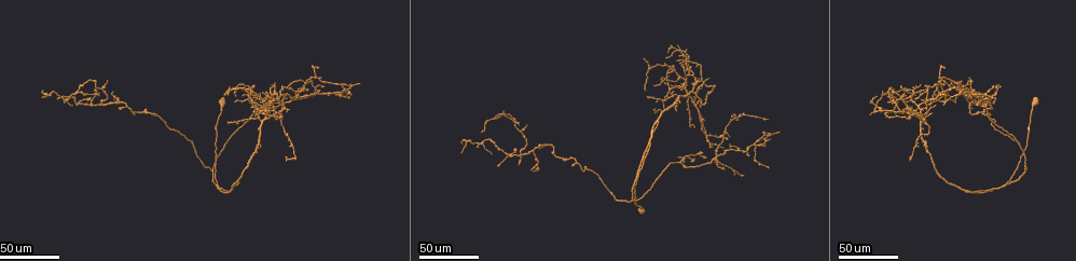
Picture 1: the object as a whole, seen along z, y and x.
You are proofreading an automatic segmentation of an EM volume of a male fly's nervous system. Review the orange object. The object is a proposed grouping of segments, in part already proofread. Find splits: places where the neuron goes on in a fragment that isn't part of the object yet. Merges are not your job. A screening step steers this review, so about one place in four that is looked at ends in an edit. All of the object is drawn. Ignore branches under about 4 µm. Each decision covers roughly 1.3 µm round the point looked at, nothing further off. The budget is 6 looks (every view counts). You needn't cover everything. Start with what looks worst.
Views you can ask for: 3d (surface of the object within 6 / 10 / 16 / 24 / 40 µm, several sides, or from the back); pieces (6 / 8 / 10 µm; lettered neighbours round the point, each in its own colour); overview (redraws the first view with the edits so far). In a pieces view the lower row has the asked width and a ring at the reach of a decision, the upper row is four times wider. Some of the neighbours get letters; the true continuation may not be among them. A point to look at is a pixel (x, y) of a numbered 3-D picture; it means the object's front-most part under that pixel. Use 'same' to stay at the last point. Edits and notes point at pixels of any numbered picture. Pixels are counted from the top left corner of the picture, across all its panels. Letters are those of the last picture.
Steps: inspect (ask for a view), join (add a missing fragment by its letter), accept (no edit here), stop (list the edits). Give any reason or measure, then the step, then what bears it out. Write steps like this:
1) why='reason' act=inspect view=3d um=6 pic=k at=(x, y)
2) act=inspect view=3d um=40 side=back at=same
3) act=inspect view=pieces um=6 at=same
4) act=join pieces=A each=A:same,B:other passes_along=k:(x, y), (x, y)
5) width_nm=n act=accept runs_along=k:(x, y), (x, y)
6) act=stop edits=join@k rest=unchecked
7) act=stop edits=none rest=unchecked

why='free end' act=inspect view=3d um=40 pic=1 at=(920, 83)

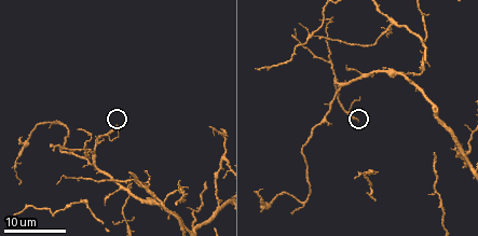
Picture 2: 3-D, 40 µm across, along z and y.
act=inspect view=pieces um=8 pic=2 at=(117, 127)

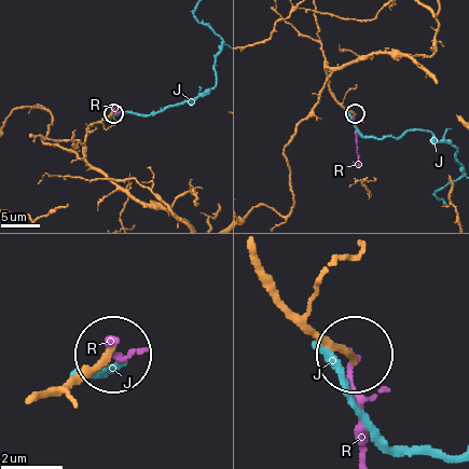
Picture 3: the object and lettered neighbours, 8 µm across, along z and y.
width_nm=190 act=accept each=J:other,R:other runs_along=3:(39, 399), (106, 358) found='none of them fits'

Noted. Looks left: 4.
why='branch stops here' act=inspect view=3d um=40 pic=1 at=(958, 83)

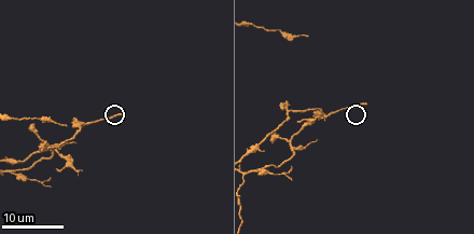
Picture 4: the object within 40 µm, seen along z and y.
act=inspect view=pieces um=6 pic=4 at=(364, 102)

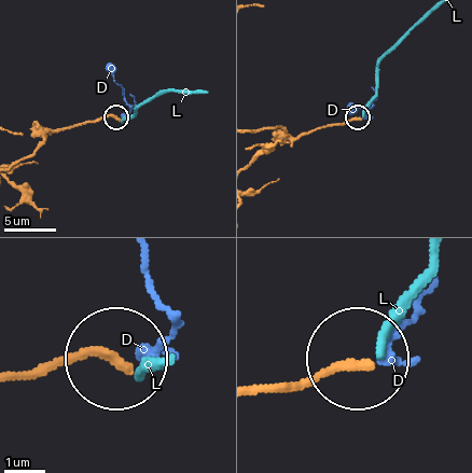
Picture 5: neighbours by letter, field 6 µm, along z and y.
act=accept each=D:other,L:other runs_along=5:(14, 165), (29, 156), (50, 131), (115, 117) found='none of them fits'

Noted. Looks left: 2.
why='thin end' act=inspect view=3d um=40 pic=1 at=(517, 165)

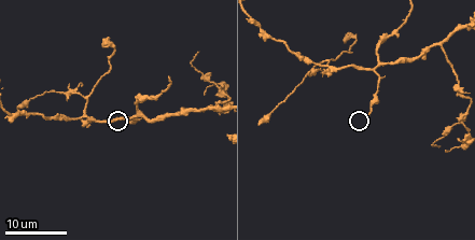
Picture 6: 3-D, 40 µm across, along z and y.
act=inspect view=pieces um=8 pic=6 at=(366, 116)

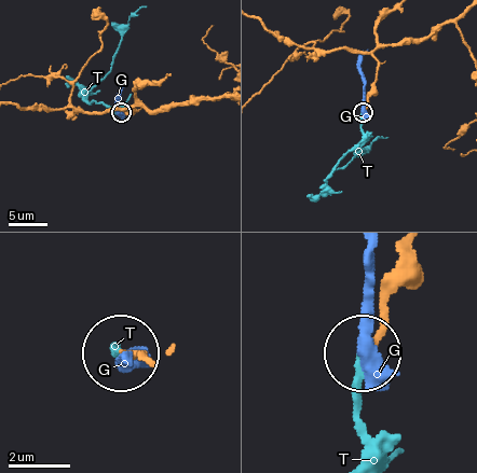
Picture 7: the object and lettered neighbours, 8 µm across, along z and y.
act=join pieces=T each=G:other,T:same passes_along=7:(406, 266), (387, 317), (359, 351), (359, 456) found='it goes on there'

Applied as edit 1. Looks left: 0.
act=stop edits=join@7 rest=unchecked

